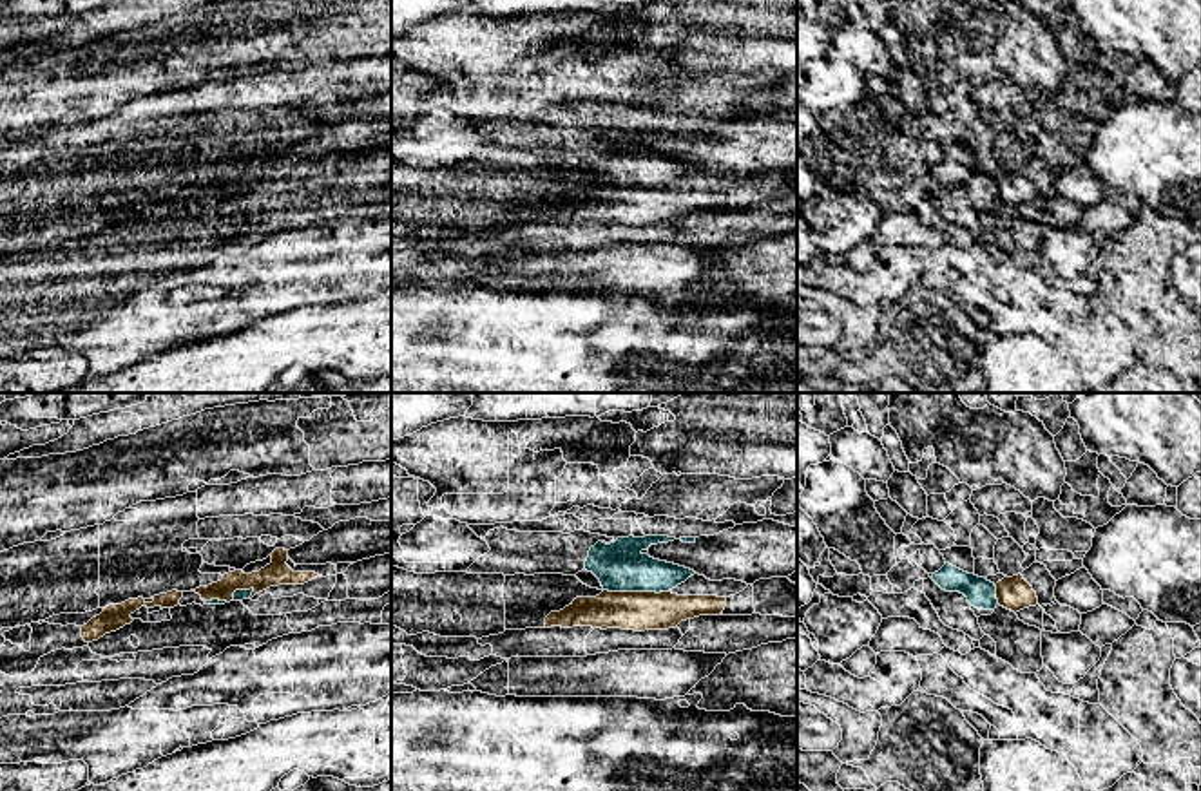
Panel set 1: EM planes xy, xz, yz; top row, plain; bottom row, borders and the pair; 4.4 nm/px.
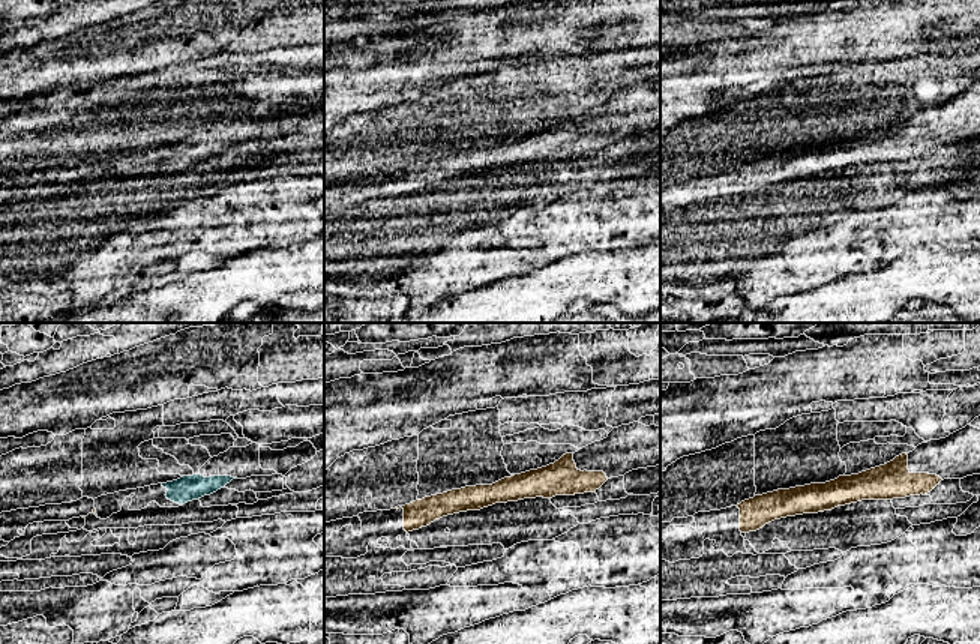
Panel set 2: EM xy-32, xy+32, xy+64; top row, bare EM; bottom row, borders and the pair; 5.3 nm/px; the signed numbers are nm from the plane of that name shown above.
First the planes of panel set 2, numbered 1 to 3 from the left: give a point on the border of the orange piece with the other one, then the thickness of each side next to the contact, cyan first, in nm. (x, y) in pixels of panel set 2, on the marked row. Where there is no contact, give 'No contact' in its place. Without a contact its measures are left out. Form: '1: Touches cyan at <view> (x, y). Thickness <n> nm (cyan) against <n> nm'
1: No contact
2: No contact
3: No contact

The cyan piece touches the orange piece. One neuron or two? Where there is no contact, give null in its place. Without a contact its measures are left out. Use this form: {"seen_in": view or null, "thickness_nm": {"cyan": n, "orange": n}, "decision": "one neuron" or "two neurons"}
{"seen_in": "xz", "thickness_nm": {"cyan": 220, "orange": 180}, "decision": "two neurons"}

